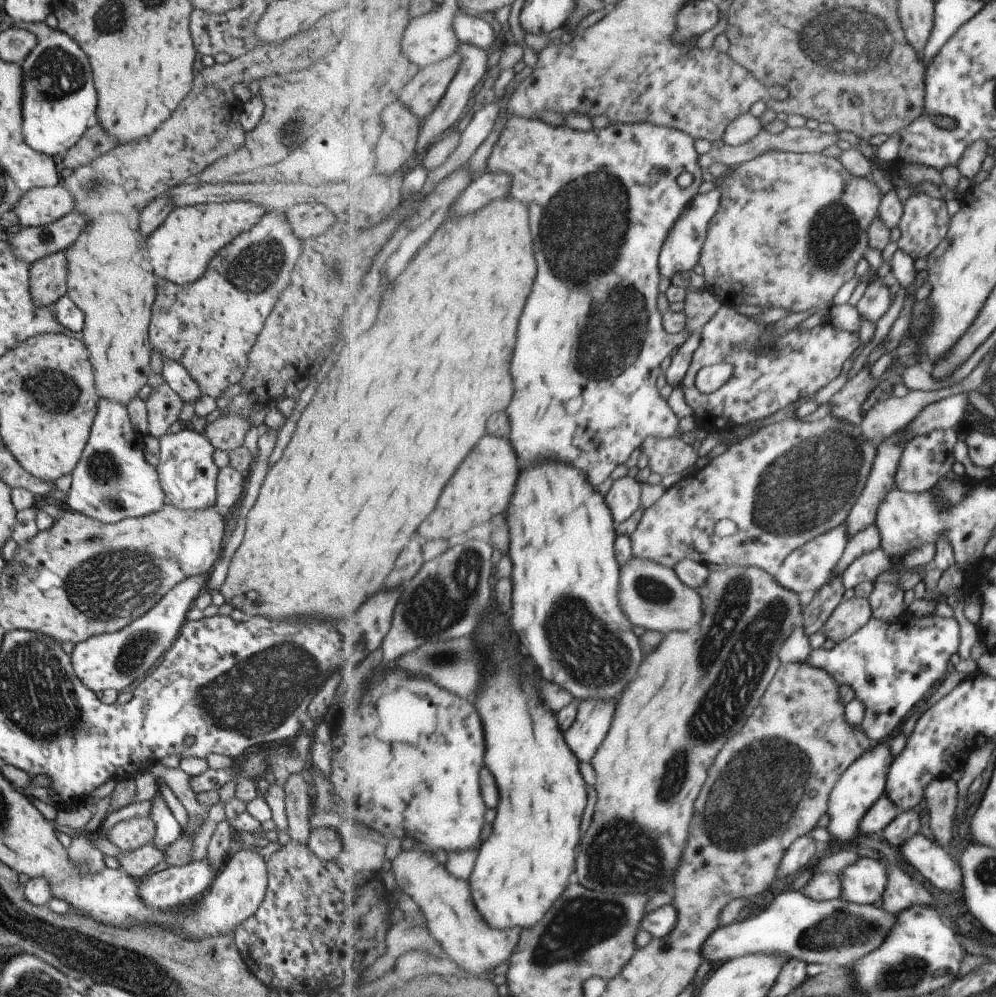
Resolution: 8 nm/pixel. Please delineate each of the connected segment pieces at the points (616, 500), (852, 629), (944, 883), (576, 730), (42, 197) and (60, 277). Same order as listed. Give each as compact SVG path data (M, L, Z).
M625 475L613 482L606 494L615 523L623 524L641 506L641 483L631 475Z
M853 596L841 601L825 623L823 632L835 643L843 642L860 631L873 618L872 614L869 599Z
M917 833L898 849L902 858L917 869L936 891L956 893L961 890L964 894L964 876L960 862L954 860L948 849L937 841Z
M593 698L581 702L579 718L573 724L573 728L567 730L565 736L573 752L577 752L577 756L581 756L583 762L591 762L595 752L603 744L611 728L615 710L617 710L617 700Z
M61 184L35 187L21 195L11 211L17 217L18 228L40 227L55 222L71 212L72 194Z
M64 251L36 260L28 268L28 293L32 303L42 309L65 295L66 276Z

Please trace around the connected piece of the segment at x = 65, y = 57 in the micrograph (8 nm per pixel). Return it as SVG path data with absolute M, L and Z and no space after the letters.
M43 21L26 28L36 36L36 45L20 64L24 72L21 132L34 151L50 157L62 156L91 124L89 116L95 114L97 92L93 88L91 68L79 46L64 32L51 29Z

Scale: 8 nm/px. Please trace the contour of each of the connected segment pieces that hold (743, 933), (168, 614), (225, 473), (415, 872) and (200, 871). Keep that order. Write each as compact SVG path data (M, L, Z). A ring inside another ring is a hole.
M801 890L781 892L760 913L729 926L719 927L702 948L702 959L714 966L753 953L776 953L807 964L827 964L829 968L850 967L857 959L884 943L896 923L896 916L872 905L858 905L833 899L816 901Z
M207 574L186 576L172 586L144 615L133 619L126 627L112 633L91 635L78 642L70 653L70 663L75 676L93 692L113 688L120 693L141 682L164 652L176 639L187 620L185 614L195 597L204 591Z
M229 466L218 469L214 508L223 520L231 514L236 504L240 503L245 490L245 479L246 476Z
M403 850L391 862L392 872L397 876L399 886L405 886L405 892L413 896L413 900L421 906L423 914L427 916L427 924L431 934L443 942L445 952L467 972L471 974L485 974L487 970L497 968L505 960L510 960L515 946L519 944L521 928L499 930L485 922L481 912L473 902L471 888L465 880L455 878L441 866L429 852L425 850Z
M206 857L192 860L182 867L168 867L165 870L153 873L145 879L143 889L148 903L159 905L163 910L173 910L179 904L185 904L191 898L198 898L201 892L209 887L214 876L219 872L213 870Z

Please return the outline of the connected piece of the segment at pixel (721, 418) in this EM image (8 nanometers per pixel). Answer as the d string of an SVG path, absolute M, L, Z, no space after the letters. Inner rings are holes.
M722 305L719 312L715 313L712 319L705 325L699 346L696 348L691 366L681 386L685 401L692 408L699 427L706 431L710 429L711 431L726 433L731 431L733 426L765 420L767 416L787 408L789 404L793 404L793 402L797 402L797 400L801 400L805 396L815 394L819 388L827 386L837 376L842 376L851 354L861 346L859 331L851 332L837 327L831 328L827 322L807 331L801 331L798 327L795 327L788 333L778 336L772 345L768 345L765 340L768 326L761 324L753 316L748 317L739 314L734 306L729 305ZM726 362L734 364L731 380L714 393L702 393L696 387L698 372L705 367Z

